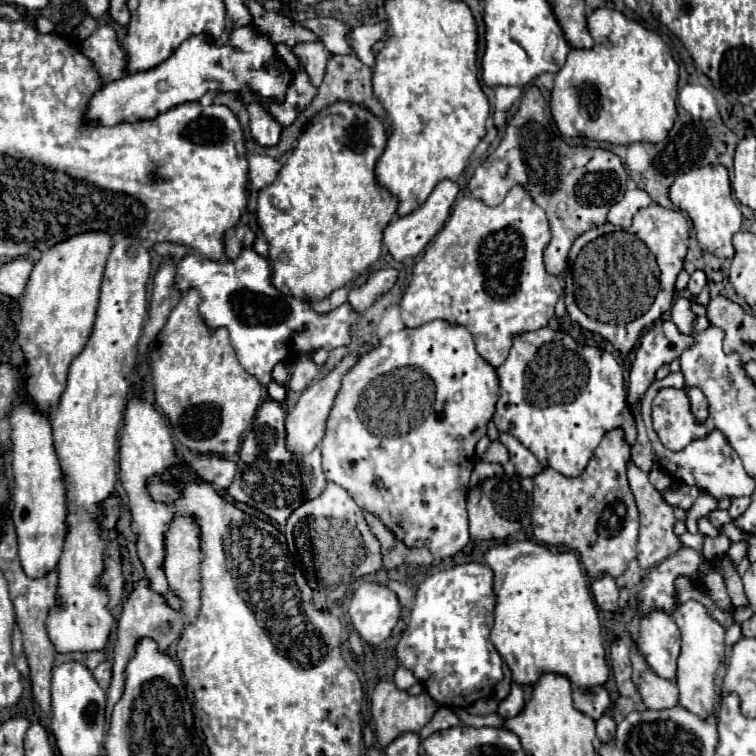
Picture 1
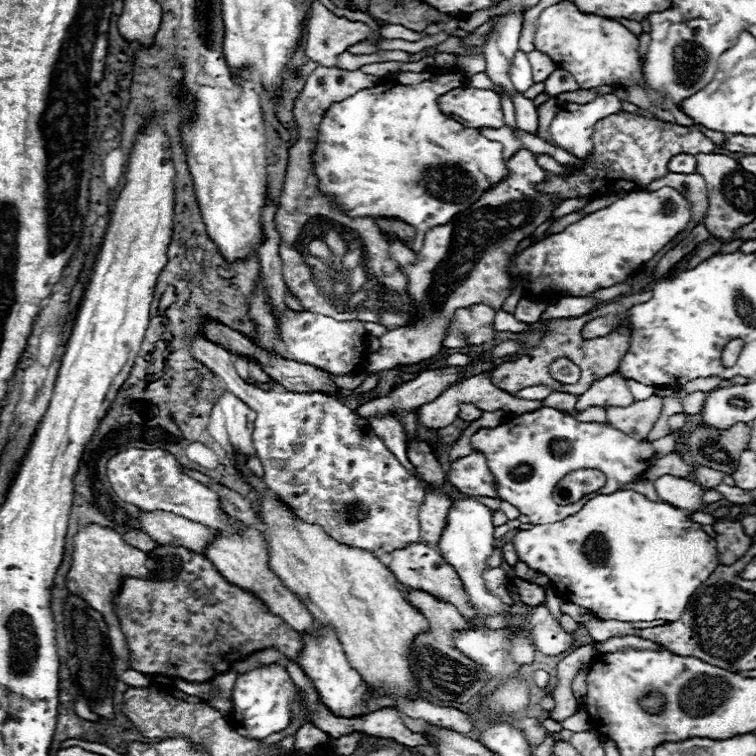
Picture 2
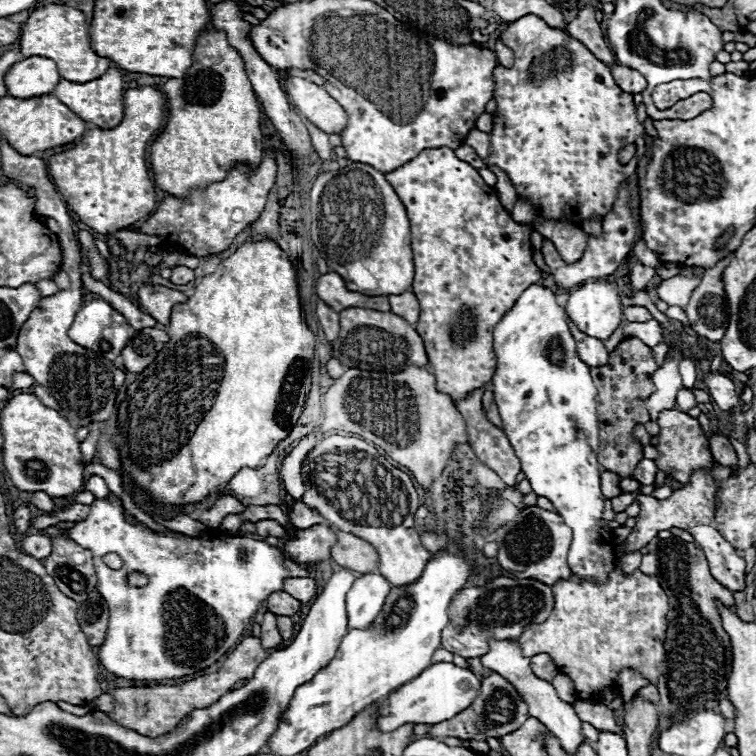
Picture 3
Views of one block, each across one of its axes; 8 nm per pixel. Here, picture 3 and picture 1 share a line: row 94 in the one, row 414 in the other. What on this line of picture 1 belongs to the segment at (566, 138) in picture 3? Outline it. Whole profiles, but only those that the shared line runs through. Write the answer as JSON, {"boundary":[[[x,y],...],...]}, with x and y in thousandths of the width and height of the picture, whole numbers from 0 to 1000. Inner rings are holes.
{"boundary":[[[720,431],[698,442],[685,442],[677,447],[669,479],[656,487],[656,497],[661,505],[661,521],[653,545],[656,566],[661,571],[677,574],[712,606],[720,619],[733,619],[751,632],[767,630],[796,577],[817,563],[828,571],[831,587],[841,585],[841,558],[831,537],[831,521],[820,481],[807,466],[786,458],[770,458],[751,439],[728,437]]]}

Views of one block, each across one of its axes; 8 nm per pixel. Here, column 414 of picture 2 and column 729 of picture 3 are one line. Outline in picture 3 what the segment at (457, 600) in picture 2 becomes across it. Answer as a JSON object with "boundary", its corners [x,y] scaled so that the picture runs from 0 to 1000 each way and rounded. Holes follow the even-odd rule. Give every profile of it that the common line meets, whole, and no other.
{"boundary":[[[918,696],[910,704],[934,733],[942,762],[968,783],[984,778],[987,743],[976,735],[976,728],[968,725],[968,720],[963,720],[944,696]]]}

